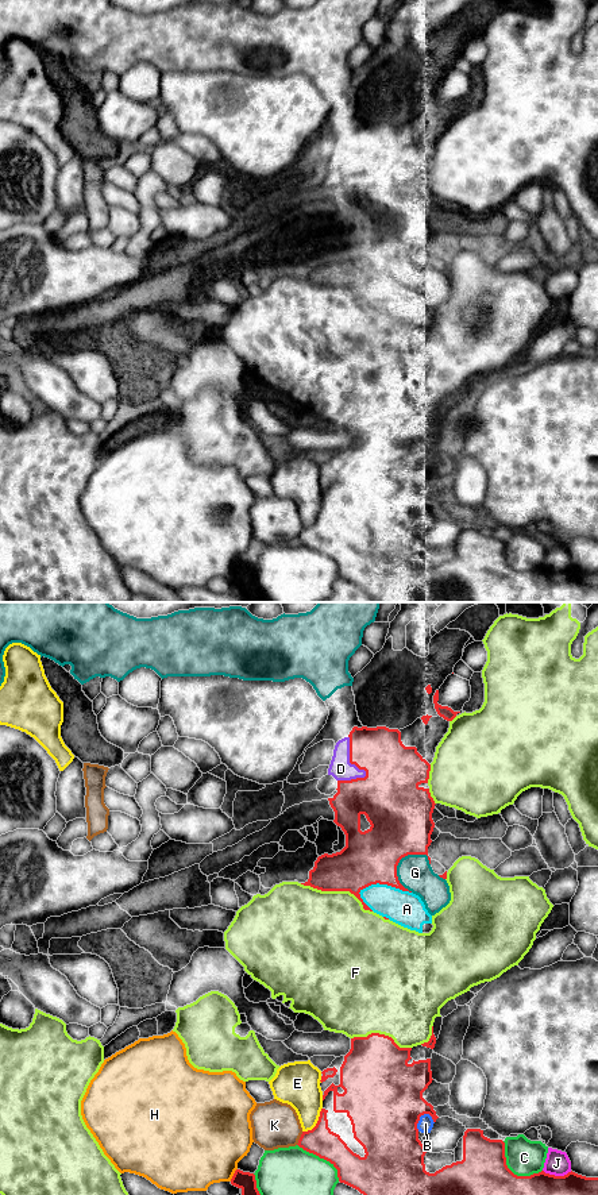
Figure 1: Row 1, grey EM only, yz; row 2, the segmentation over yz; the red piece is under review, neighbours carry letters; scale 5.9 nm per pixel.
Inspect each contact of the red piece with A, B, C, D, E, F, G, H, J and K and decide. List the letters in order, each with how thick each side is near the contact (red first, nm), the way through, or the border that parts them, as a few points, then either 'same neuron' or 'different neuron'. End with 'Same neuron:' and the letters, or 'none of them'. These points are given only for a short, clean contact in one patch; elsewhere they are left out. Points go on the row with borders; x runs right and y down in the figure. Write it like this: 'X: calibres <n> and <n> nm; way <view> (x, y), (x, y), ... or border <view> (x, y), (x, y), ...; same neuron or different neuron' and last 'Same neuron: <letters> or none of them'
A: calibres 320 and 200 nm; different neuron
B: calibres 460 and 90 nm; different neuron
C: calibres 280 and 220 nm; different neuron
D: calibres 360 and 140 nm; different neuron
E: calibres 170 and 260 nm; different neuron
F: calibres 300 and 480 nm; different neuron
G: calibres 360 and 200 nm; different neuron
H: calibres 110 and 460 nm; different neuron
J: calibres 140 and 140 nm; different neuron
K: calibres 170 and 280 nm; different neuron
Same neuron: none of them

